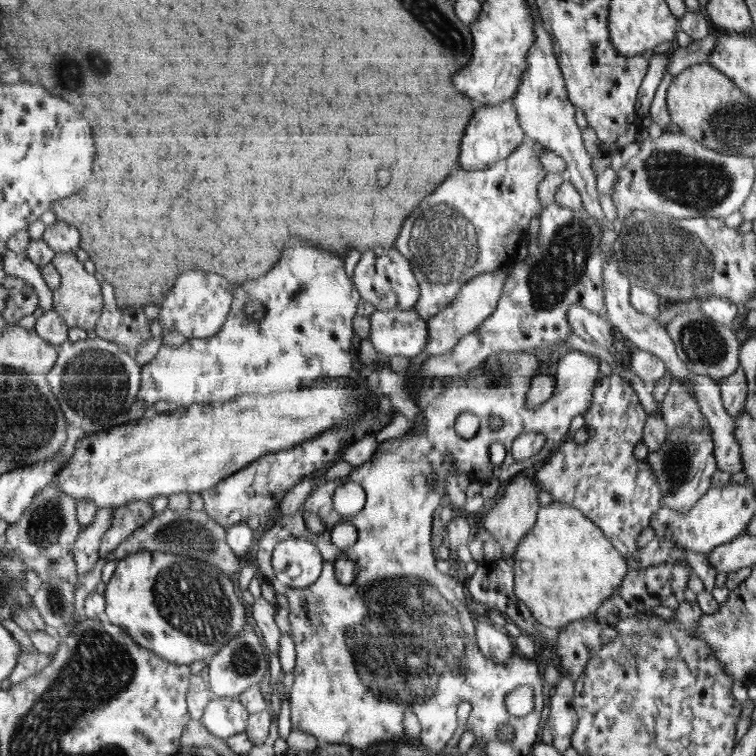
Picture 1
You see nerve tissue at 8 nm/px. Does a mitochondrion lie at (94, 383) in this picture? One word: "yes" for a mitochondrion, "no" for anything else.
yes

